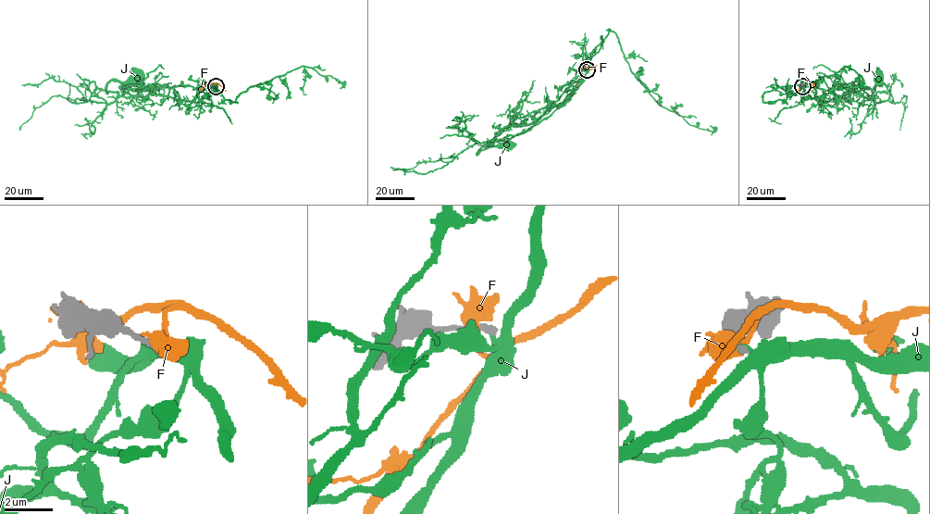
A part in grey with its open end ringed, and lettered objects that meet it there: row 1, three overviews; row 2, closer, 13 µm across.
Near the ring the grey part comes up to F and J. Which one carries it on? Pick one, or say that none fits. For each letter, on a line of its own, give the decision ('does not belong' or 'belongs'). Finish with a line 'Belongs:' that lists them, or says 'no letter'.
F: does not belong
J: belongs
Belongs: J

